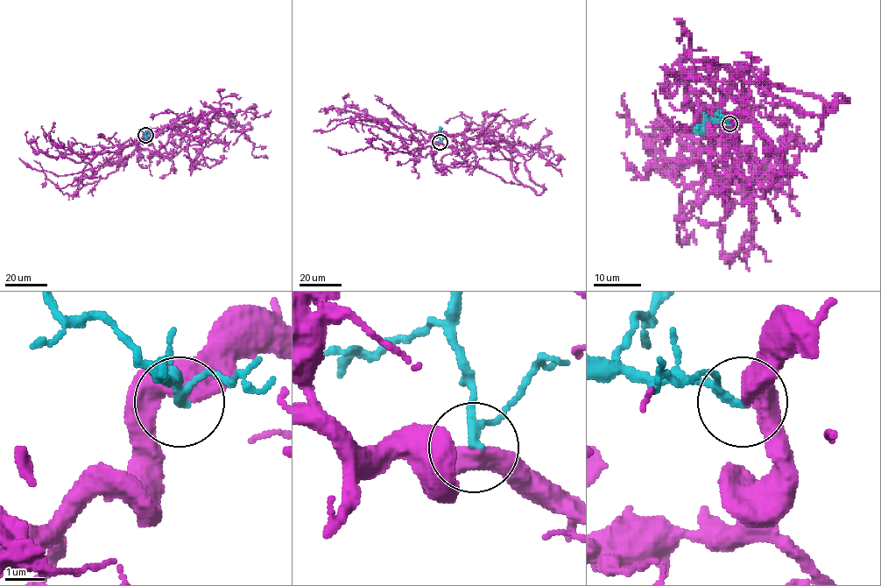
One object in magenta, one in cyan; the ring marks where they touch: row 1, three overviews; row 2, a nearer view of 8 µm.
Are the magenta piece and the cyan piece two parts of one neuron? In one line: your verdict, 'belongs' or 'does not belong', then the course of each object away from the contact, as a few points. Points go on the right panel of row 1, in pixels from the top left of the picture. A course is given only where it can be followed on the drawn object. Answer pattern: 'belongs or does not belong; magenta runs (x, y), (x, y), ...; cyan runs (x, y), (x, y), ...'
belongs; magenta runs (729, 123), (743, 107), (743, 65), (757, 80), (742, 100), (743, 110), (777, 151), (782, 174), (806, 178); cyan runs (729, 123), (705, 120), (695, 135)

